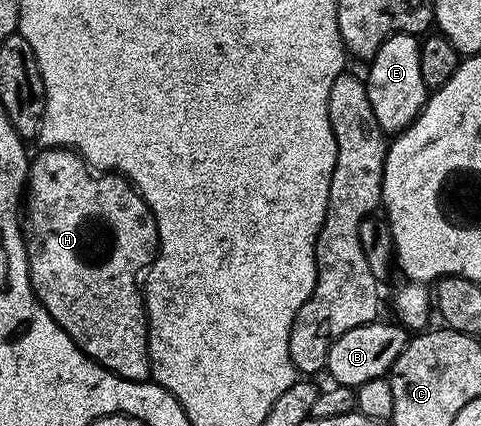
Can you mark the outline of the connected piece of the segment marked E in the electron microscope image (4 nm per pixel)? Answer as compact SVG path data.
M394 34L381 44L381 48L371 59L371 66L365 73L369 104L373 104L373 116L381 124L384 134L394 136L406 126L415 122L415 117L423 111L429 91L425 80L421 80L420 39L413 34Z

